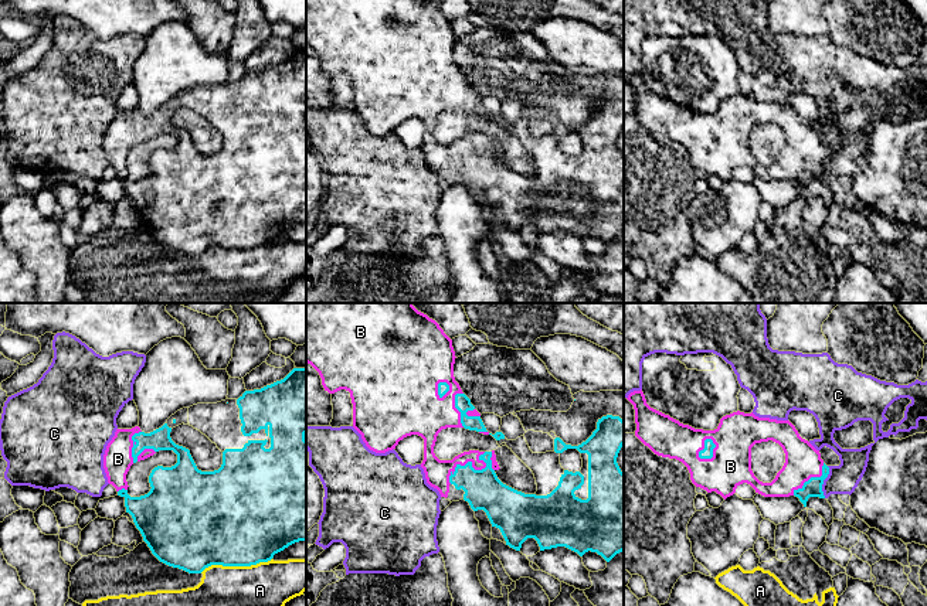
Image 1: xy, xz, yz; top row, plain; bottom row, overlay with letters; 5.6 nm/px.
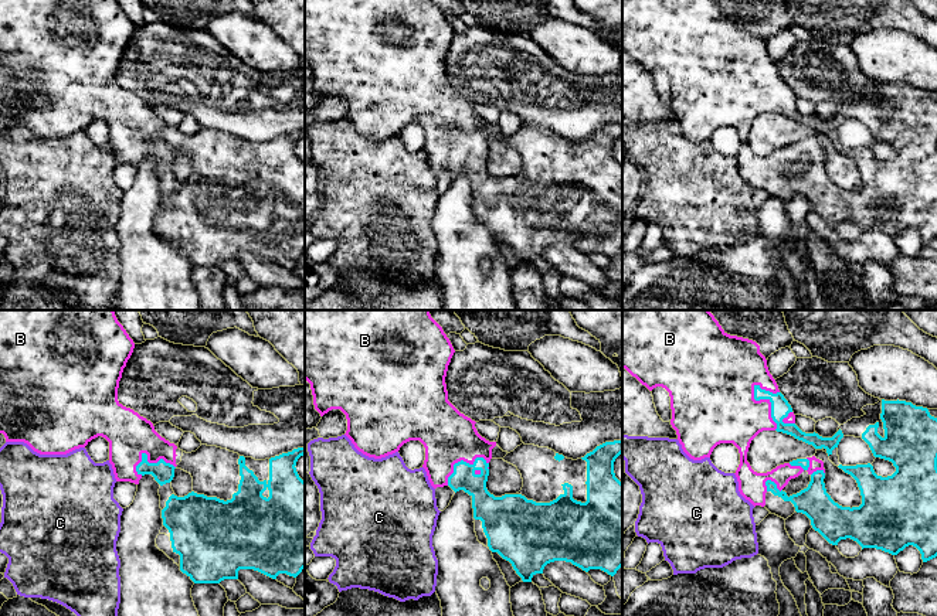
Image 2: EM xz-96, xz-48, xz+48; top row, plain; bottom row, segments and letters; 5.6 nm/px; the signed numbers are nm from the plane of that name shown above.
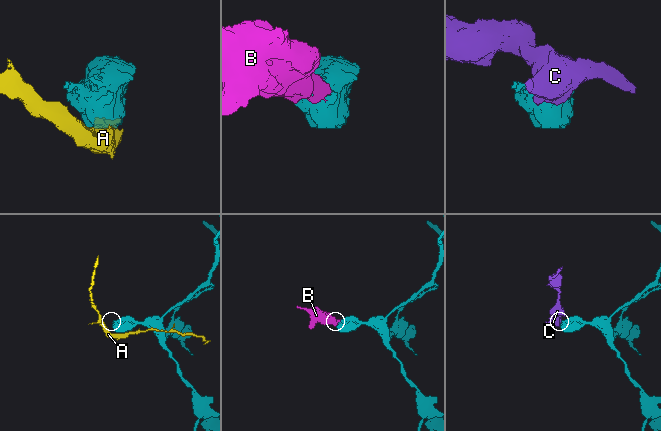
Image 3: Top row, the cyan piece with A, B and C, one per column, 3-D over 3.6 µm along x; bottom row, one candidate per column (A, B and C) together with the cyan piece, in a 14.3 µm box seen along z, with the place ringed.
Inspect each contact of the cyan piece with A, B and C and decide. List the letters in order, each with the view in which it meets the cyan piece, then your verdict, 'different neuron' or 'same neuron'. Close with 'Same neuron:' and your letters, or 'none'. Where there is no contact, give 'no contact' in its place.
A: xy | different neuron
B: xz | same neuron
C: yz | different neuron
Same neuron: B

